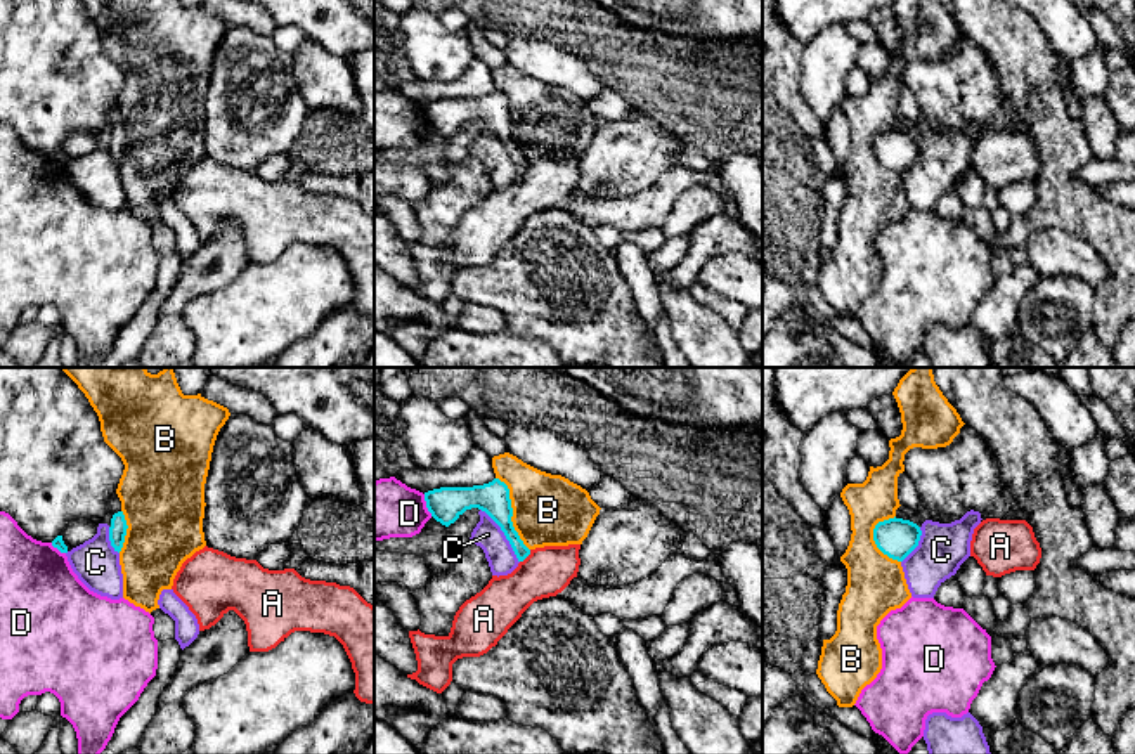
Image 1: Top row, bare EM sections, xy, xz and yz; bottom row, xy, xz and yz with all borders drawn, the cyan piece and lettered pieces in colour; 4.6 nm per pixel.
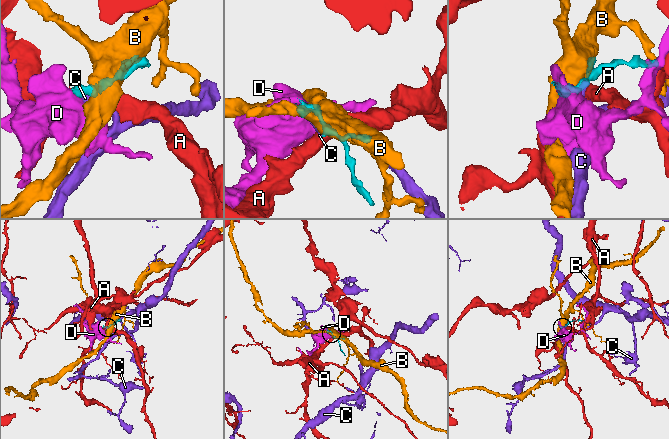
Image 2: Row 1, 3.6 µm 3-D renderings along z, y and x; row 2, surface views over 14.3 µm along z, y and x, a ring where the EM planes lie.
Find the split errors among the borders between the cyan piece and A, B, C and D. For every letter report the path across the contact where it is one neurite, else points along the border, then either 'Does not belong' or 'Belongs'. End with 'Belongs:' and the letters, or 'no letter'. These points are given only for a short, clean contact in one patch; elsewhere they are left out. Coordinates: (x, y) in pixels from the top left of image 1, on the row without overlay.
A: Boundary: xz (531, 162), (520, 174). Does not belong
B: Does not belong
C: Does not belong
D: Boundary: xz (423, 106), (425, 118), (432, 127). Does not belong
Belongs: no letter

